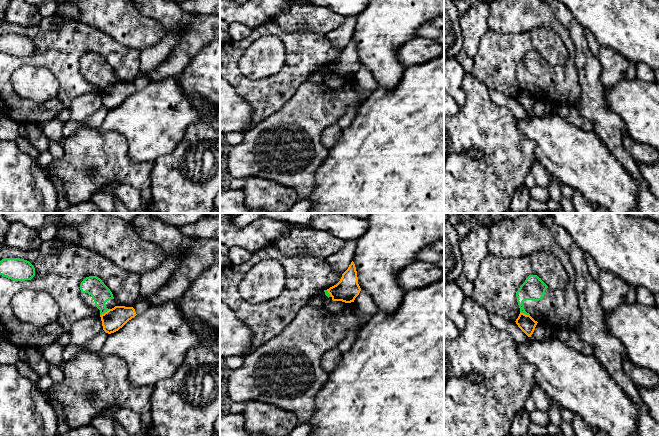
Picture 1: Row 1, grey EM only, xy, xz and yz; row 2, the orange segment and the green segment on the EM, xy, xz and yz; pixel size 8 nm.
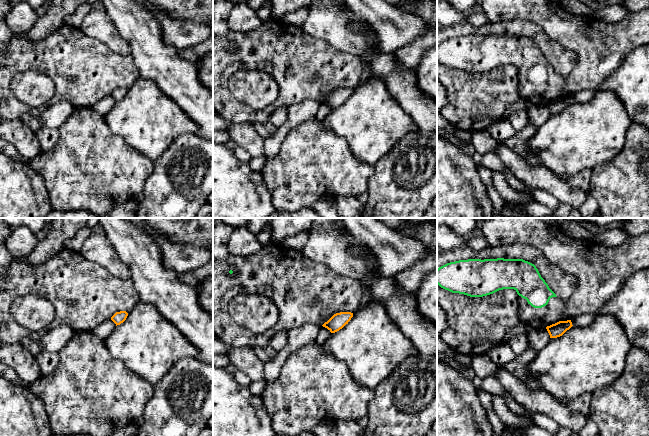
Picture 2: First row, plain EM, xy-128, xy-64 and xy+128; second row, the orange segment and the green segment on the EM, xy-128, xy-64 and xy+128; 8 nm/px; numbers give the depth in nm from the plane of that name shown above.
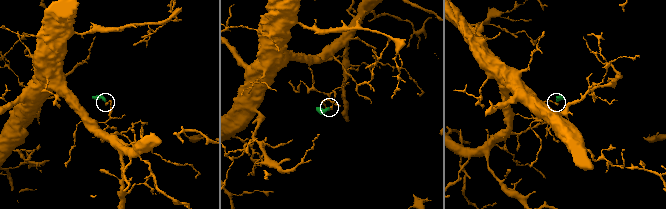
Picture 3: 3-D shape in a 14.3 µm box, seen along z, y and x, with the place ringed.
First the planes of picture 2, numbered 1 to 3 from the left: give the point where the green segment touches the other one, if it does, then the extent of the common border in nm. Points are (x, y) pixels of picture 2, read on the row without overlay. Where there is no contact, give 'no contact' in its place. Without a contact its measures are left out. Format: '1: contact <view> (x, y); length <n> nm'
1: no contact
2: no contact
3: no contact

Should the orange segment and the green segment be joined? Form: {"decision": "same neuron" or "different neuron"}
{"decision": "different neuron"}

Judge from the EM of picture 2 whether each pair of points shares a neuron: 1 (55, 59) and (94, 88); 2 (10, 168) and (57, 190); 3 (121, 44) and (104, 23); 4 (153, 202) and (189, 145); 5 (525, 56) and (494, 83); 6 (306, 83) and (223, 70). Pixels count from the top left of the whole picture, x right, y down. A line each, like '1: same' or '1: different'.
1: same
2: different
3: same
4: same
5: different
6: same

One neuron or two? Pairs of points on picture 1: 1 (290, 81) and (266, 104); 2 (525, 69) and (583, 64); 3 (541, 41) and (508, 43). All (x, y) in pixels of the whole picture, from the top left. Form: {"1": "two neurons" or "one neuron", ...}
{"1": "one neuron", "2": "two neurons", "3": "one neuron"}

